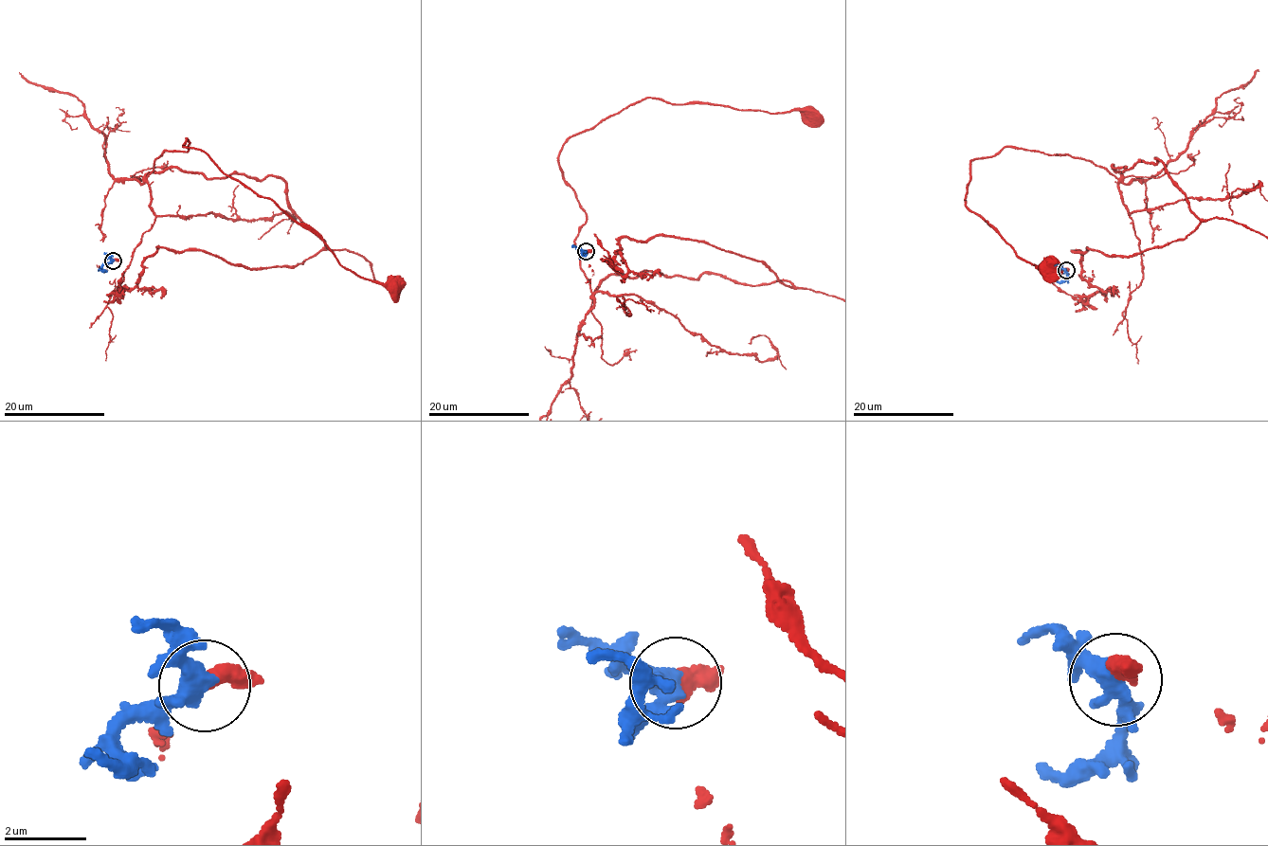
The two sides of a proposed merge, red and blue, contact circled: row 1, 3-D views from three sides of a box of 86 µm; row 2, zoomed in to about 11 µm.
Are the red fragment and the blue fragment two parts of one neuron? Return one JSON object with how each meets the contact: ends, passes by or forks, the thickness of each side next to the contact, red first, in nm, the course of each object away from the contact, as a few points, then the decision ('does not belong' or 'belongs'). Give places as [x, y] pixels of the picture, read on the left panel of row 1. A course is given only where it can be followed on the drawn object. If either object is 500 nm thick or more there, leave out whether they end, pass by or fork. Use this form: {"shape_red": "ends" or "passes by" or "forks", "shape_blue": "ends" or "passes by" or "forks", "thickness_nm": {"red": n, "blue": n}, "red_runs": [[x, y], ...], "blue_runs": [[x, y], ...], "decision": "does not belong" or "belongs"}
{"shape_red": "ends", "shape_blue": "forks", "thickness_nm": {"red": 440, "blue": 340}, "red_runs": [[113, 261], [119, 290], [162, 247], [294, 268], [323, 247], [280, 179], [148, 178], [187, 138], [395, 287]], "blue_runs": [[113, 261], [102, 266], [101, 270], [99, 269]], "decision": "does not belong"}

